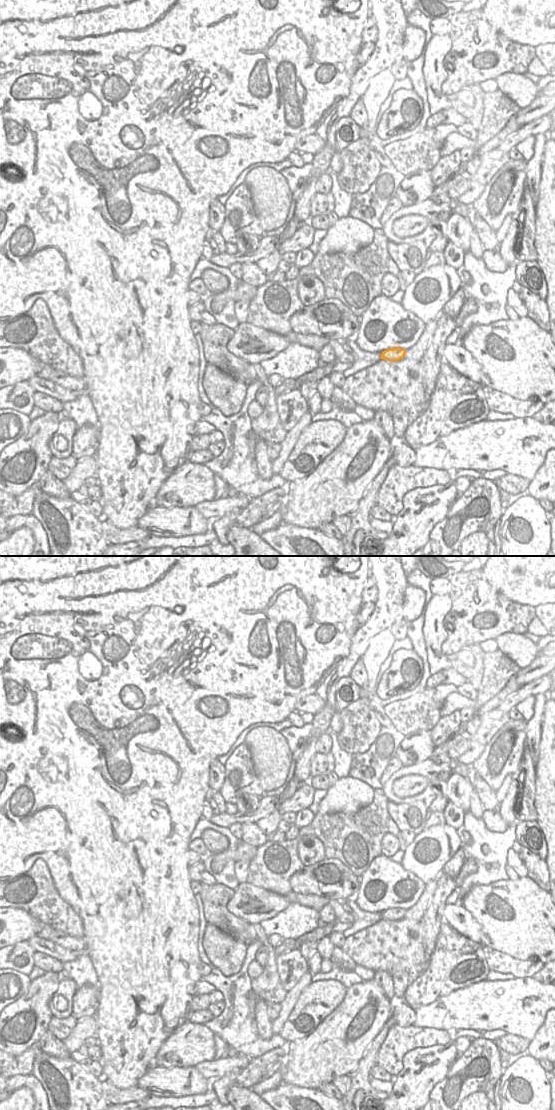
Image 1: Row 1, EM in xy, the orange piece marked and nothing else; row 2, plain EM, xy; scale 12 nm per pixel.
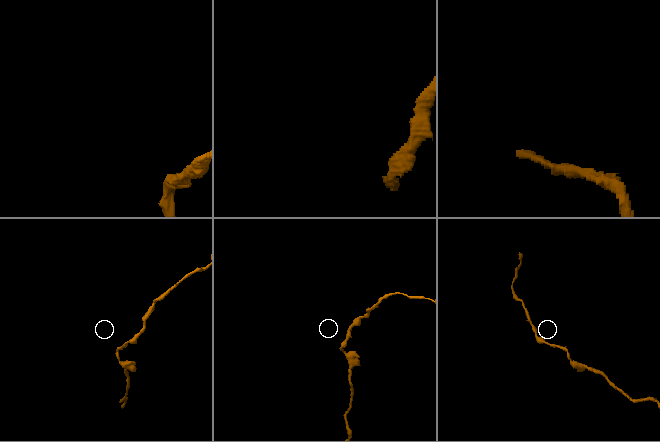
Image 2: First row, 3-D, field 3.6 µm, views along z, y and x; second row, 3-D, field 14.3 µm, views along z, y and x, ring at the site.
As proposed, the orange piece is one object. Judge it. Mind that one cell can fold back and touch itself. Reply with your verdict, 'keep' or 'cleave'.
keep

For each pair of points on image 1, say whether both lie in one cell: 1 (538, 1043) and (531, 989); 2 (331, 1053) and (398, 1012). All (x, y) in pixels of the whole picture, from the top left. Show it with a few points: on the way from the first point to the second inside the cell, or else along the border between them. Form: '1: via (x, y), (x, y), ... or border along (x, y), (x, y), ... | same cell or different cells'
1: border along (544, 1019), (530, 1042) | different cells
2: border along (392, 1002), (392, 1015), (390, 1017) | different cells

